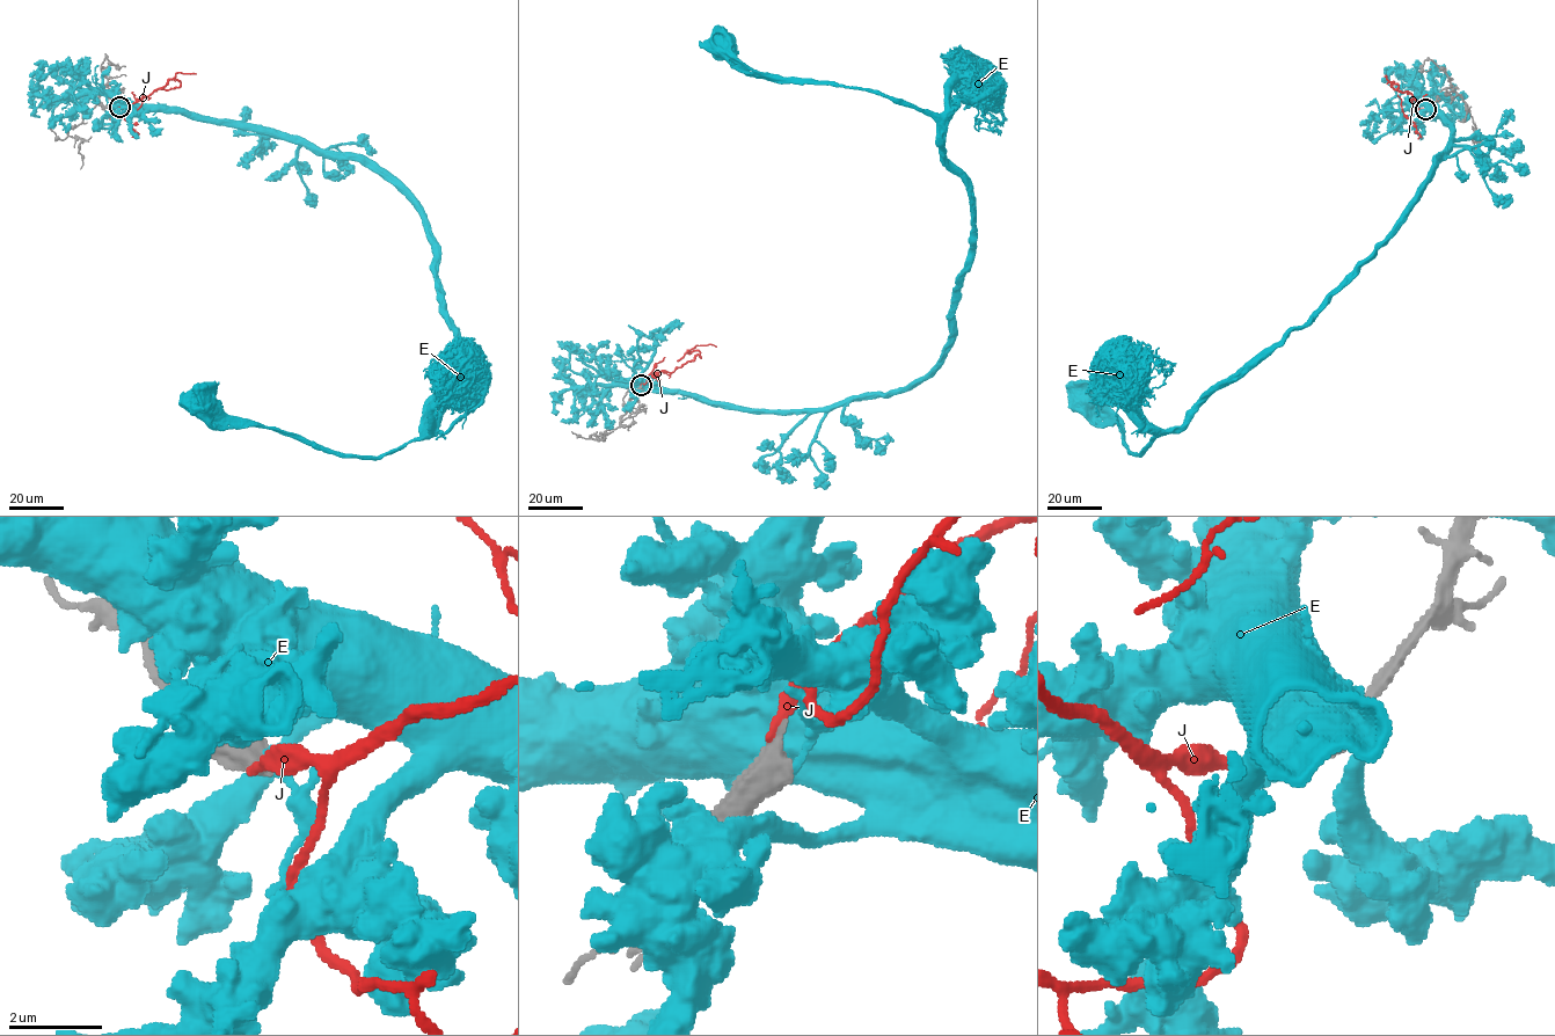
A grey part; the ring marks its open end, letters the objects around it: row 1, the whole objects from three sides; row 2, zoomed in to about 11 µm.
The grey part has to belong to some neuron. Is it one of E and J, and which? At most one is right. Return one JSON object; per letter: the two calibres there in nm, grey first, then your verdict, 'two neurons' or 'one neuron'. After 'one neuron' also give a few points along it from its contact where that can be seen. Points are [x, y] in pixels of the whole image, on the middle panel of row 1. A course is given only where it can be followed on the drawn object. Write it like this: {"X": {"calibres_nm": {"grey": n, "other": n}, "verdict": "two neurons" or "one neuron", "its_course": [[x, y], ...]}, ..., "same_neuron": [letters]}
{"E": {"calibres_nm": {"grey": 650, "other": 90}, "verdict": "two neurons"}, "J": {"calibres_nm": {"grey": 480, "other": 200}, "verdict": "one neuron", "its_course": [[641, 385], [654, 372], [672, 372], [696, 355], [701, 358], [698, 350], [690, 351], [696, 345], [716, 347]]}, "same_neuron": ["J"]}

